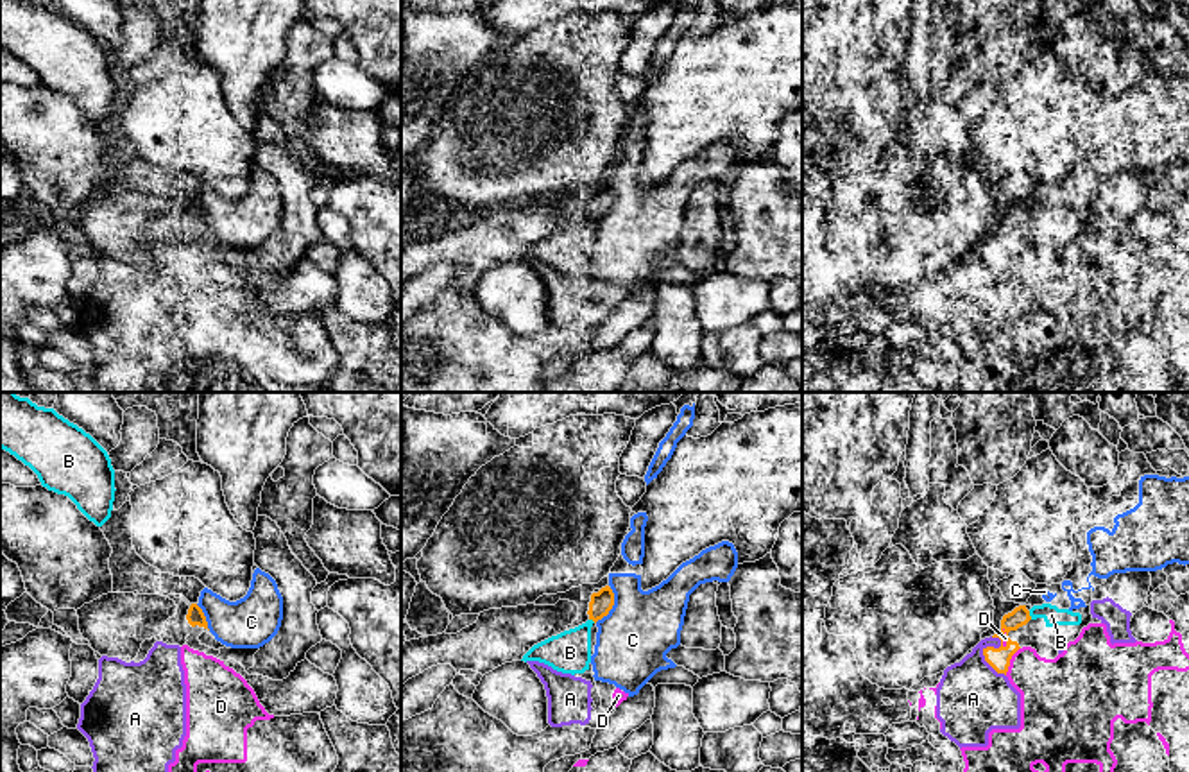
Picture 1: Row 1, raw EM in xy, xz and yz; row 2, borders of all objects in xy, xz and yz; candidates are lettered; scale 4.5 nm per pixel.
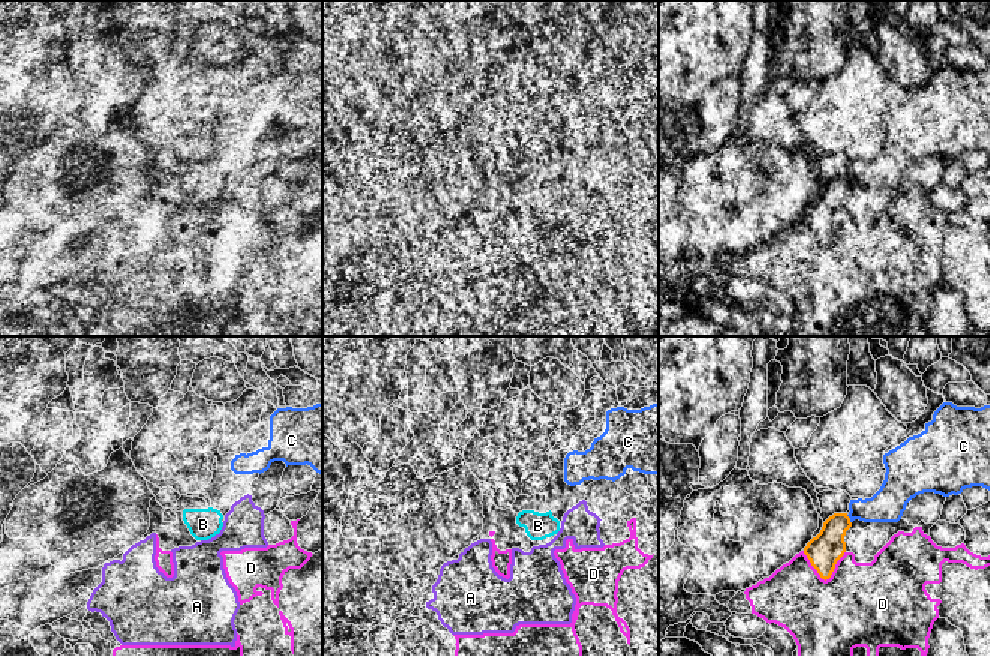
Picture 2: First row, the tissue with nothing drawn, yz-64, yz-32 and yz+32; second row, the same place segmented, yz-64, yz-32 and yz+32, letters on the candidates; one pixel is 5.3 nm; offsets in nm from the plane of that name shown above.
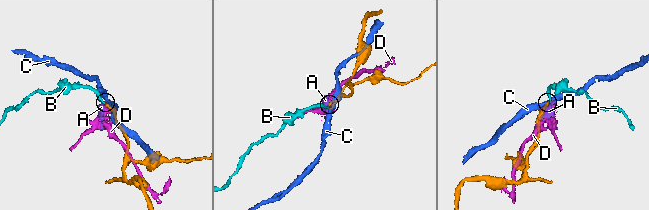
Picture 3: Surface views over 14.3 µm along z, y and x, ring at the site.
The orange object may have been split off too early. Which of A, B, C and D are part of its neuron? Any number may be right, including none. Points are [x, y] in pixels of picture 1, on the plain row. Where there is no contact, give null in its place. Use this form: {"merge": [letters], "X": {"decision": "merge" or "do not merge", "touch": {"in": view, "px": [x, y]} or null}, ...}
{"merge": [], "A": {"decision": "do not merge", "touch": {"in": "yz", "px": [983, 249]}}, "B": {"decision": "do not merge", "touch": {"in": "yz", "px": [1028, 214]}}, "C": {"decision": "do not merge", "touch": {"in": "xz", "px": [611, 206]}}, "D": {"decision": "do not merge", "touch": {"in": "yz", "px": [1009, 260]}}}

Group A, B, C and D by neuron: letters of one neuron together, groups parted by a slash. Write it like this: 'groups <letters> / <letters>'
groups A D / B / C

